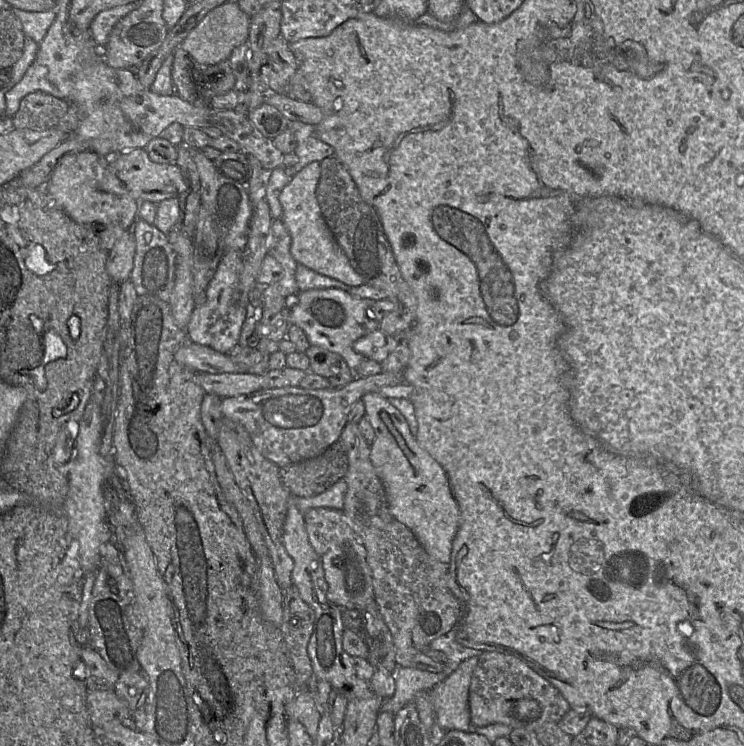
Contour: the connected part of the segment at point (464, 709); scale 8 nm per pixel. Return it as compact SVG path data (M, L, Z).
M478 656L462 661L444 680L429 691L437 722L445 730L470 730L469 687Z

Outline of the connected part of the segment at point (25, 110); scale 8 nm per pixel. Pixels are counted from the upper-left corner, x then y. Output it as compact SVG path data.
M41 91L30 93L21 100L18 111L12 117L14 127L36 131L54 128L70 105L65 99Z

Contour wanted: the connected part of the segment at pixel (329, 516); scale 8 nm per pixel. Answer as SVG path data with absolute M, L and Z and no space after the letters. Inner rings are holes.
M312 508L303 517L309 542L322 561L328 584L328 601L336 605L341 613L344 609L363 612L374 601L372 573L366 561L366 549L346 520L343 511Z

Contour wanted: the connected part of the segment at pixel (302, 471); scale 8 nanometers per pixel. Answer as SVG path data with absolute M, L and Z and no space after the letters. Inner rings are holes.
M338 440L321 455L282 467L279 472L282 484L293 496L308 498L343 479L347 469L347 451Z

